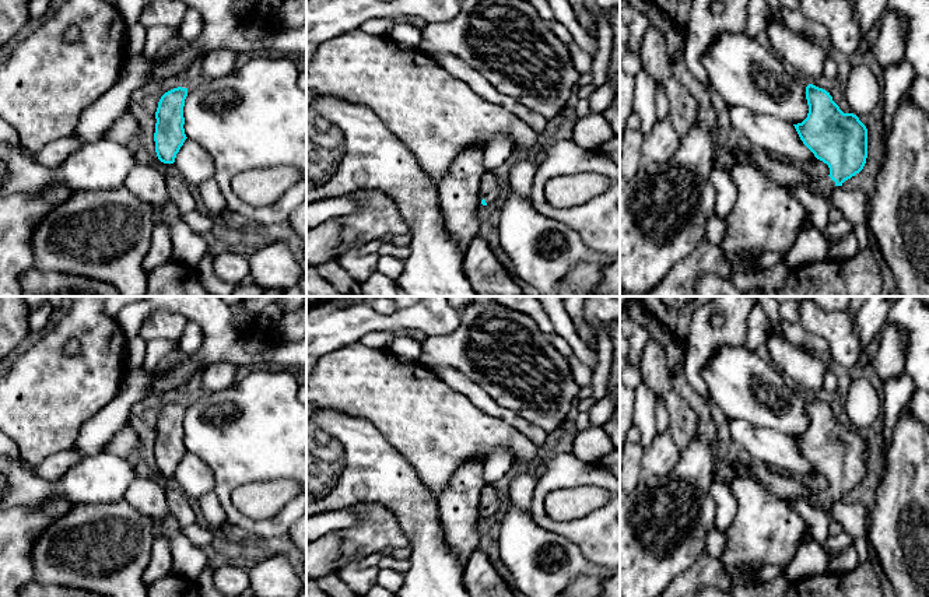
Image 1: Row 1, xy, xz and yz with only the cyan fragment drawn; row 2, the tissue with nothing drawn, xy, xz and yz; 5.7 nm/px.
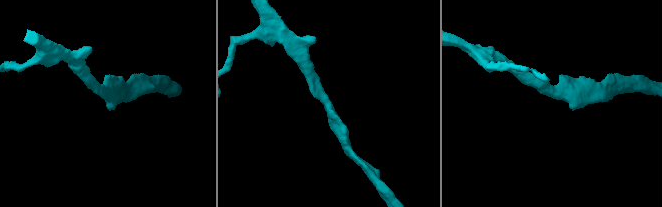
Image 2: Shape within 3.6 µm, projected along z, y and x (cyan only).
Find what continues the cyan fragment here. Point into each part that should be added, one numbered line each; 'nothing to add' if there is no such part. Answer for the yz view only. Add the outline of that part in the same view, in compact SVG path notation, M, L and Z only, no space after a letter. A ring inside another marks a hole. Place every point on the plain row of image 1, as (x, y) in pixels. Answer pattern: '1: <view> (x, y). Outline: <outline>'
1: yz (821, 501). Outline: M825 489L813 496L811 506L817 510L823 510L827 513L827 509L834 499L835 499L835 495L830 489Z

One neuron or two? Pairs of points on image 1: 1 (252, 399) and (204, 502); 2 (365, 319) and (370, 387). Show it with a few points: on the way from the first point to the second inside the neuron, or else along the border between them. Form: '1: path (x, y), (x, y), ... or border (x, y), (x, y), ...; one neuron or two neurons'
1: border (213, 491), (228, 520); two neurons
2: border (360, 340), (336, 348), (329, 354); two neurons

